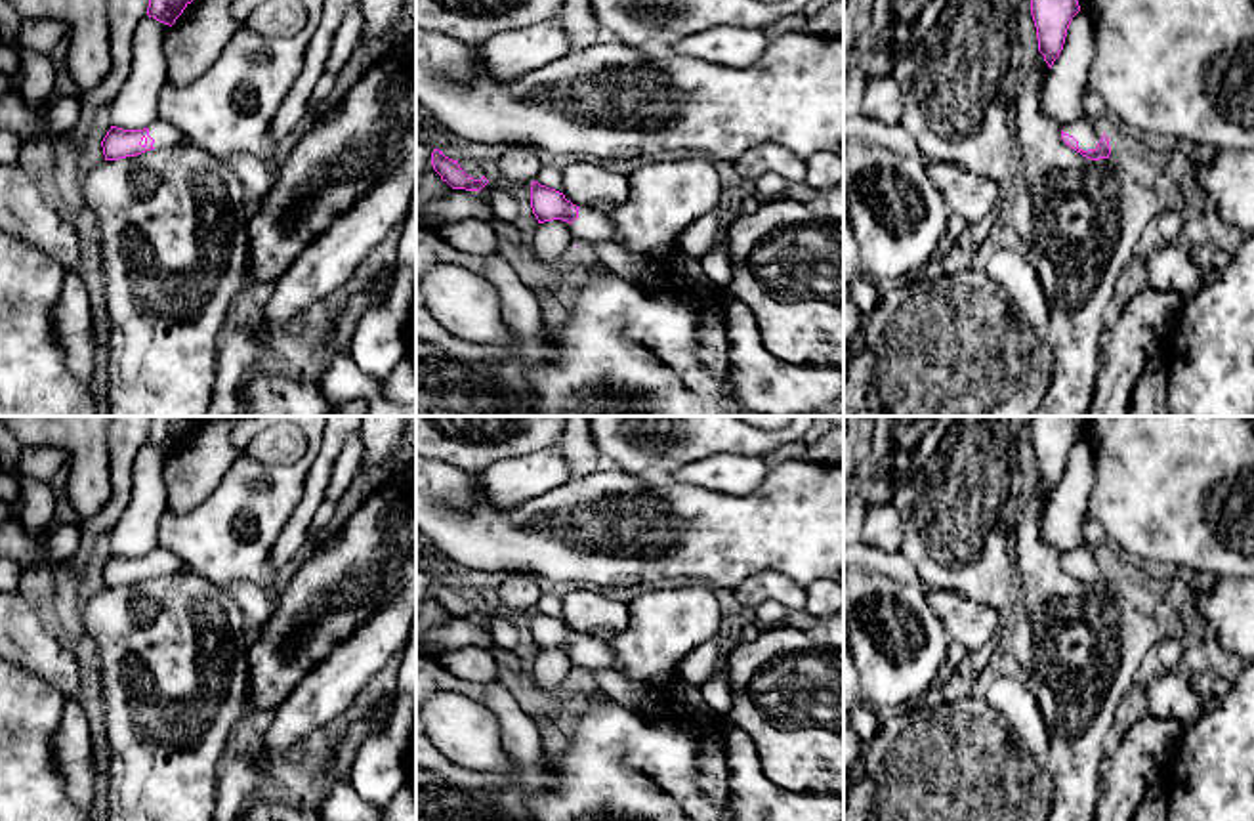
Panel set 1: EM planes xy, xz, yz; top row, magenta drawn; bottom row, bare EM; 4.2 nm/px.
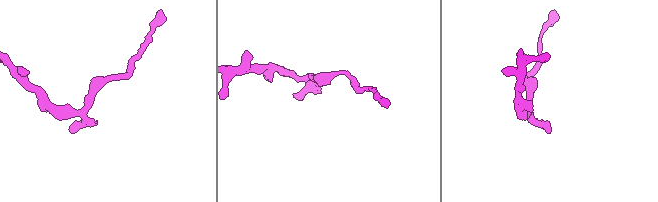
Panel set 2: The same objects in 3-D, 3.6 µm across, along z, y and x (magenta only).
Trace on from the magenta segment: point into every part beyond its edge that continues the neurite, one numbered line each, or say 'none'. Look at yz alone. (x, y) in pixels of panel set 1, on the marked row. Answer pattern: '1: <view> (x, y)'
1: yz (1086, 134)

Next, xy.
1: xy (163, 134)

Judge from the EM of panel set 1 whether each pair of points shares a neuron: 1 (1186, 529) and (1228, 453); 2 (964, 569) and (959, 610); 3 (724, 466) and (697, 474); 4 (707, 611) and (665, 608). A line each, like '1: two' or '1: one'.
1: one
2: two
3: one
4: one

